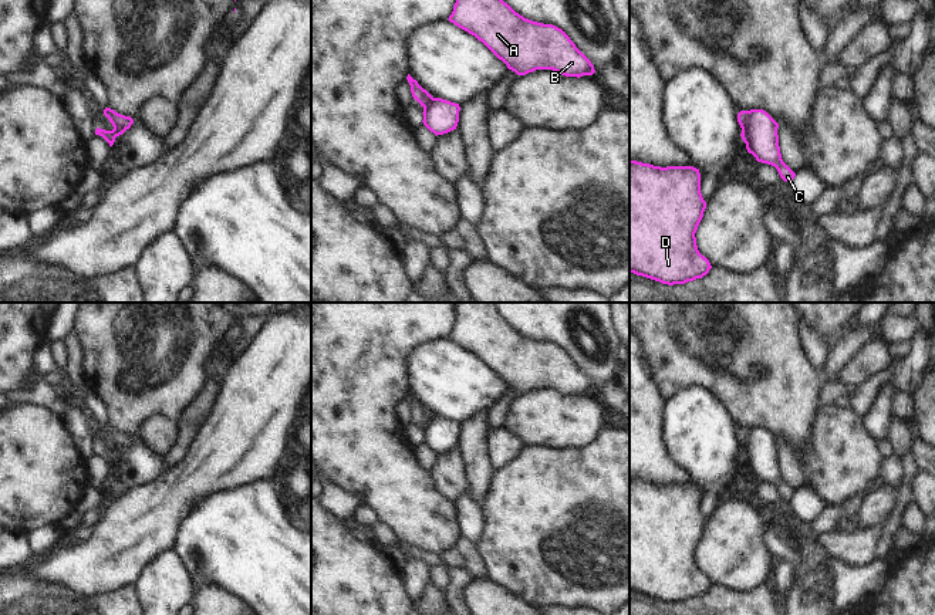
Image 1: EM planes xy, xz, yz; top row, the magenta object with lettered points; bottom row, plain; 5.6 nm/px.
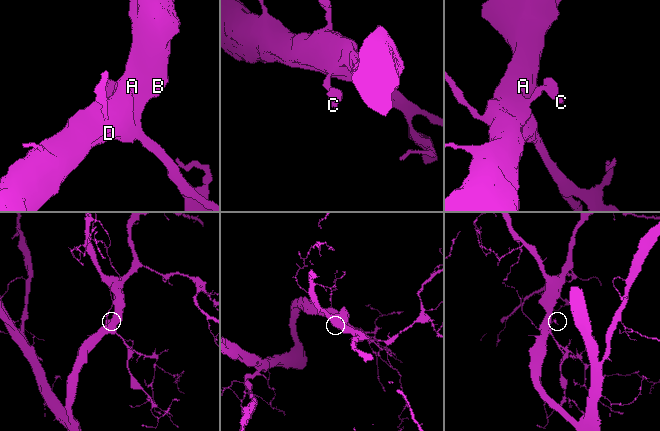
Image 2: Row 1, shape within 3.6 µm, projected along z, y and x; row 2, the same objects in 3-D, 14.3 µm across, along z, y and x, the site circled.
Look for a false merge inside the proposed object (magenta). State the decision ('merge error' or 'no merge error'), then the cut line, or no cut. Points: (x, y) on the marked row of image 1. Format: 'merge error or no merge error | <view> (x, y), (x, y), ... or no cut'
merge error | xz (432, 97), (424, 108)

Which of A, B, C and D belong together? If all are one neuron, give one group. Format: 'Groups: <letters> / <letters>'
Groups: A B D / C.

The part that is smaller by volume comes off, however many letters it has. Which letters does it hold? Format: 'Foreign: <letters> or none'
Foreign: C

